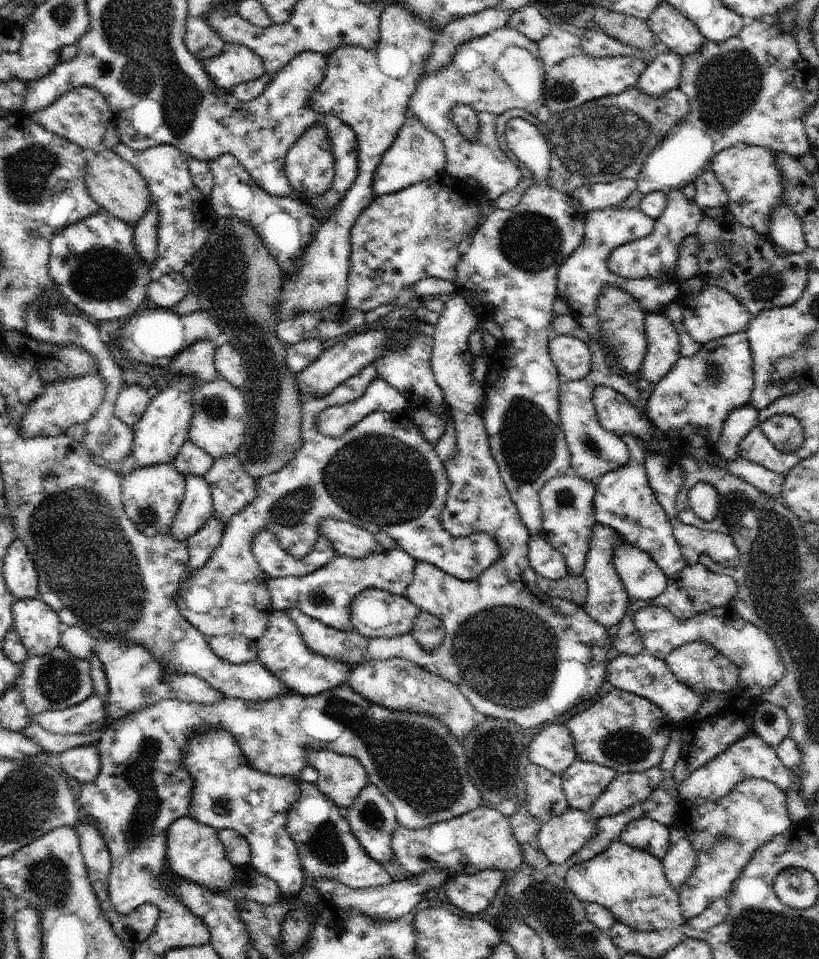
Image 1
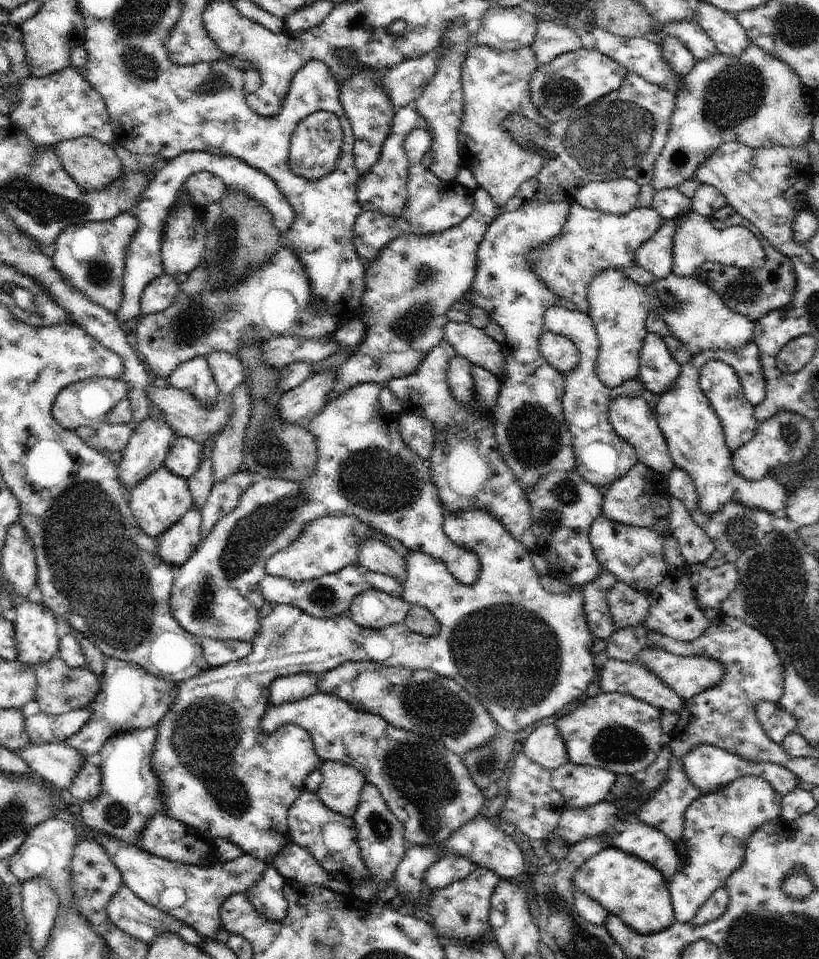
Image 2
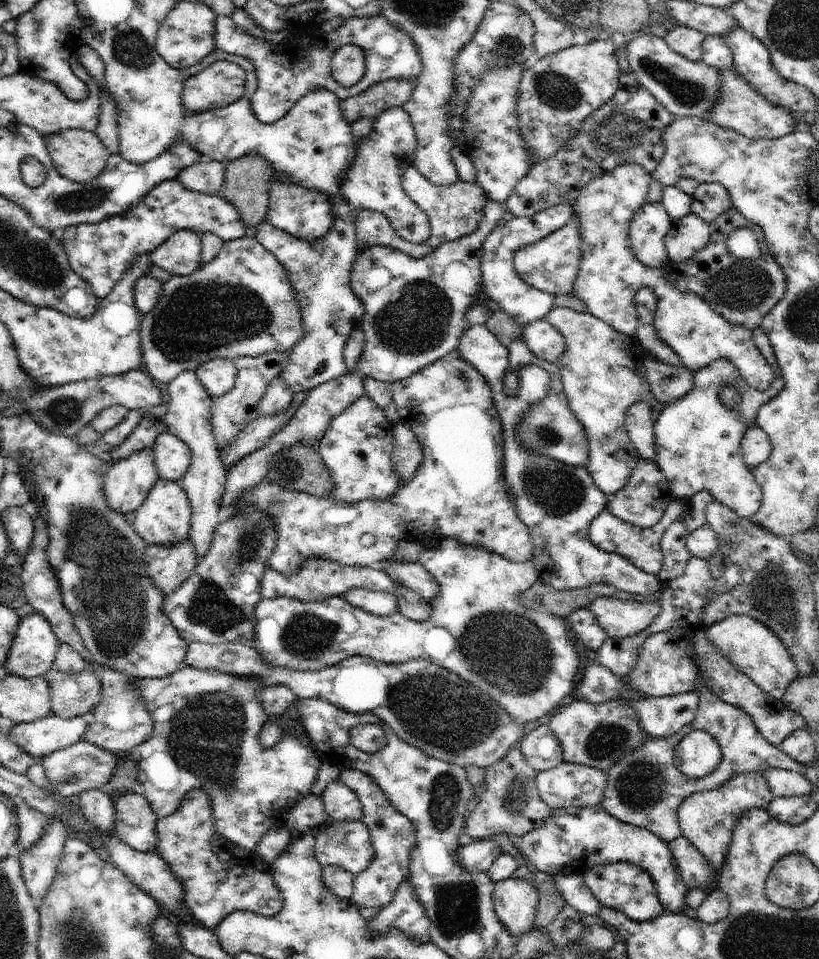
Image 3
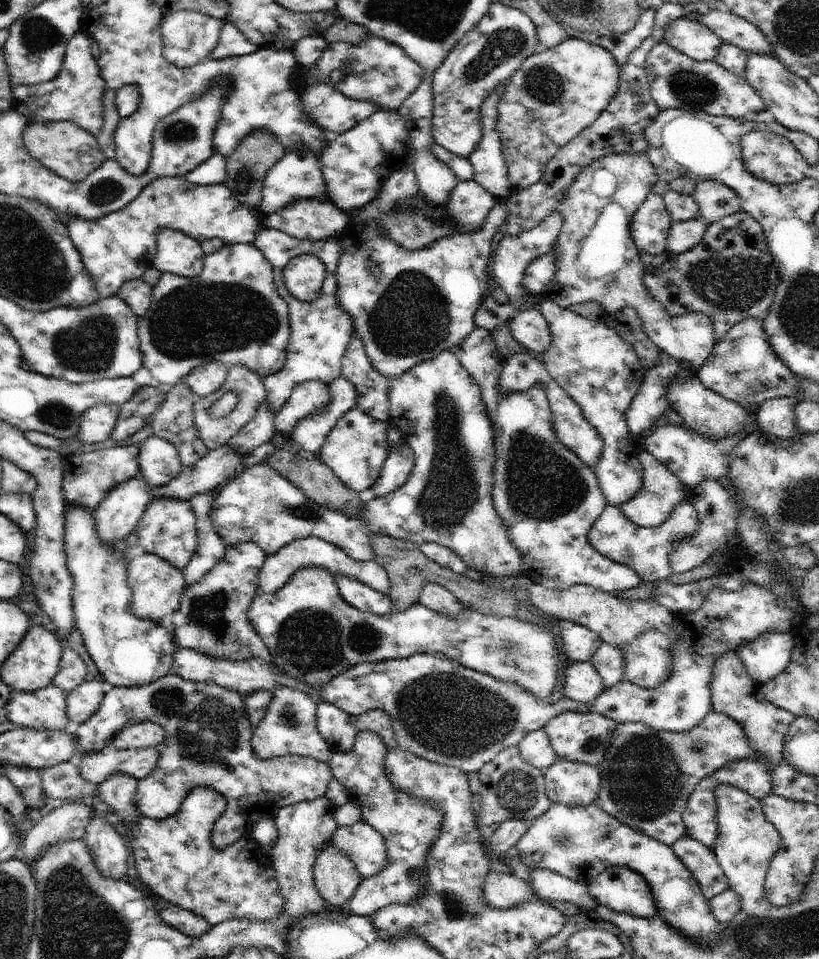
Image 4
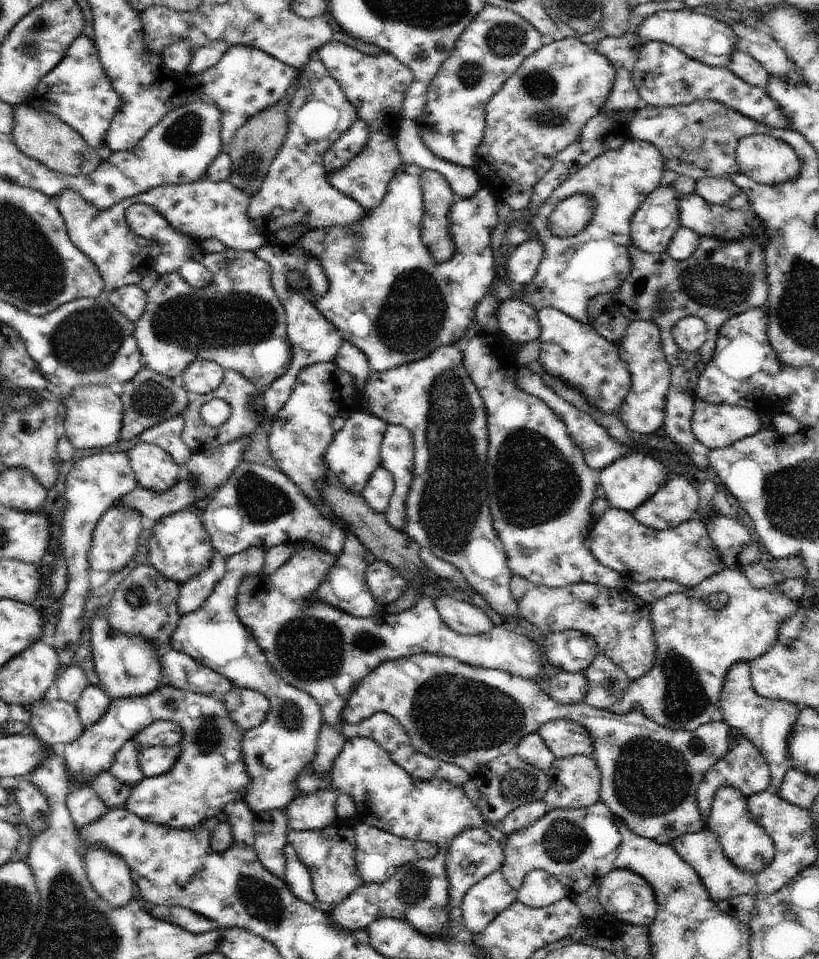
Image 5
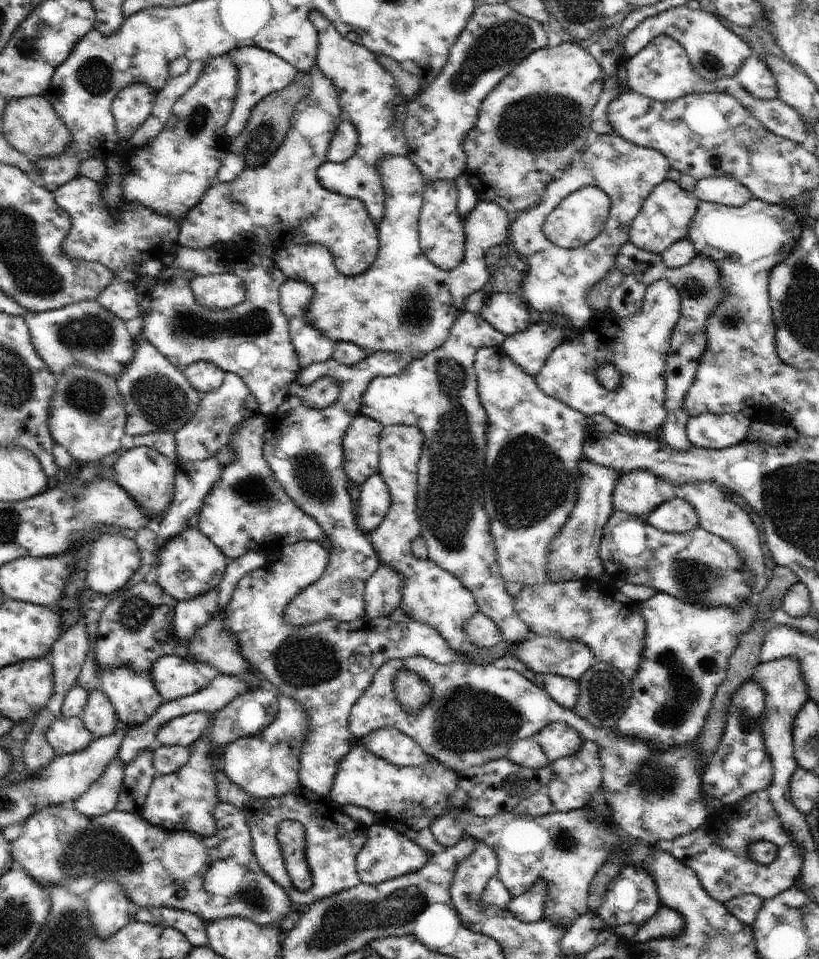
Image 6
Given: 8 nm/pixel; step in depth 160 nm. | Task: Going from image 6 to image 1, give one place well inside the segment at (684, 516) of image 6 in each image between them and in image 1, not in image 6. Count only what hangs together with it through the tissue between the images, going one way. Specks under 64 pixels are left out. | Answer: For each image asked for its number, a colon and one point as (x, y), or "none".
1: (624, 500)
2: (640, 498)
3: (643, 501)
4: (661, 492)
5: (676, 502)

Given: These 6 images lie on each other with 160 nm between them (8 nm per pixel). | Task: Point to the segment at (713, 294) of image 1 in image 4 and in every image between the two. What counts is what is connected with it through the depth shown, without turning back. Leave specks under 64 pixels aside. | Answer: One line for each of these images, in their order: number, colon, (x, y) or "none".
2: (695, 314)
3: (610, 276)
4: (597, 260)

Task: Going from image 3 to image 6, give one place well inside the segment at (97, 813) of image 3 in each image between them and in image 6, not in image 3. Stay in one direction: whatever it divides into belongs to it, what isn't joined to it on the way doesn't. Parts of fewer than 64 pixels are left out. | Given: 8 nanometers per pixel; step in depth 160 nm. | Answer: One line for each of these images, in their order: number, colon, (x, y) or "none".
4: (107, 847)
5: (108, 873)
6: (107, 902)

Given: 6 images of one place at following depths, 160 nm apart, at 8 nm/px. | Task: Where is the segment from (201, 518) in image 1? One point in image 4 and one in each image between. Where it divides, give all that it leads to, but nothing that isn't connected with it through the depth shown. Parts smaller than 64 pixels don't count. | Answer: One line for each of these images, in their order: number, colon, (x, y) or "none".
2: (176, 546)
3: (169, 567)
4: (157, 586)

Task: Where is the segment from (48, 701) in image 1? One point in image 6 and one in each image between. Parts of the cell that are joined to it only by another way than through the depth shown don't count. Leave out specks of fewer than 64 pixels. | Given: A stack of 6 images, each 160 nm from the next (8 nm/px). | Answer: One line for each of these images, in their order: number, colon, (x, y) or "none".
2: (60, 689)
3: (71, 695)
4: (84, 701)
5: (94, 702)
6: (99, 717)

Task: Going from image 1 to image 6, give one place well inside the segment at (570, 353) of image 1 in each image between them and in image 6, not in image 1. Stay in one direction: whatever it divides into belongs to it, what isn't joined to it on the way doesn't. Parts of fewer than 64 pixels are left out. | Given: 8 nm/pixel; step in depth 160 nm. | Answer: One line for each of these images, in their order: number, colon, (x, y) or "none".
2: (559, 351)
3: (545, 342)
4: (528, 326)
5: (518, 321)
6: (508, 313)

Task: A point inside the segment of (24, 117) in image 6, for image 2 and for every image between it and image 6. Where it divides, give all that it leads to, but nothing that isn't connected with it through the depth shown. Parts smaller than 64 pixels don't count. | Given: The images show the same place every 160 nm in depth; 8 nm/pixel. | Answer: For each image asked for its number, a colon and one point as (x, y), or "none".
2: (94, 165)
3: (80, 156)
4: (69, 151)
5: (41, 135)

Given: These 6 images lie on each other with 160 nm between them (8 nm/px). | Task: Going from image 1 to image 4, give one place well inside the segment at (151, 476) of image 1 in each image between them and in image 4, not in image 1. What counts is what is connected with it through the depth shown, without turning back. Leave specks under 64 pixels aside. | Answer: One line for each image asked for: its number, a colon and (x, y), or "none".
2: (162, 499)
3: (164, 519)
4: (167, 529)

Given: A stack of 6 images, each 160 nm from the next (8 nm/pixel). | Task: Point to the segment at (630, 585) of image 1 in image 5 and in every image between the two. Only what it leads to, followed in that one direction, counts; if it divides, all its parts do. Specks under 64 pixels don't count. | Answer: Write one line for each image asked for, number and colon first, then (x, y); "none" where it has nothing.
2: (635, 555)
3: (641, 547)
4: (646, 550)
5: (685, 554)

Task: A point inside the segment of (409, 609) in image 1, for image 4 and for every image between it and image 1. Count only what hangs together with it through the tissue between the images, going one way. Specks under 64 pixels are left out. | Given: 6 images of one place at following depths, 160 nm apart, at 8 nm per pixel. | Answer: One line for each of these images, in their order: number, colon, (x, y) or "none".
2: (373, 608)
3: (378, 603)
4: (362, 597)

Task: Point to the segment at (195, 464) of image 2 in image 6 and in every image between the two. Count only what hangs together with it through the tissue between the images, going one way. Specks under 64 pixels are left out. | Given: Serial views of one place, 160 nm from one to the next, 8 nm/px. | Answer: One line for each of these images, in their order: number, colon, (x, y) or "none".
3: (172, 456)
4: (159, 462)
5: (155, 468)
6: (149, 477)

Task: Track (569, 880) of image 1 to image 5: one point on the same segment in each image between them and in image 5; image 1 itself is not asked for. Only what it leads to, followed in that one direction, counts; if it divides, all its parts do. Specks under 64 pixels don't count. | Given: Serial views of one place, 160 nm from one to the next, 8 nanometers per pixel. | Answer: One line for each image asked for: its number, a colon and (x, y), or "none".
2: (633, 890)
3: (622, 886)
4: (625, 891)
5: (625, 895)

